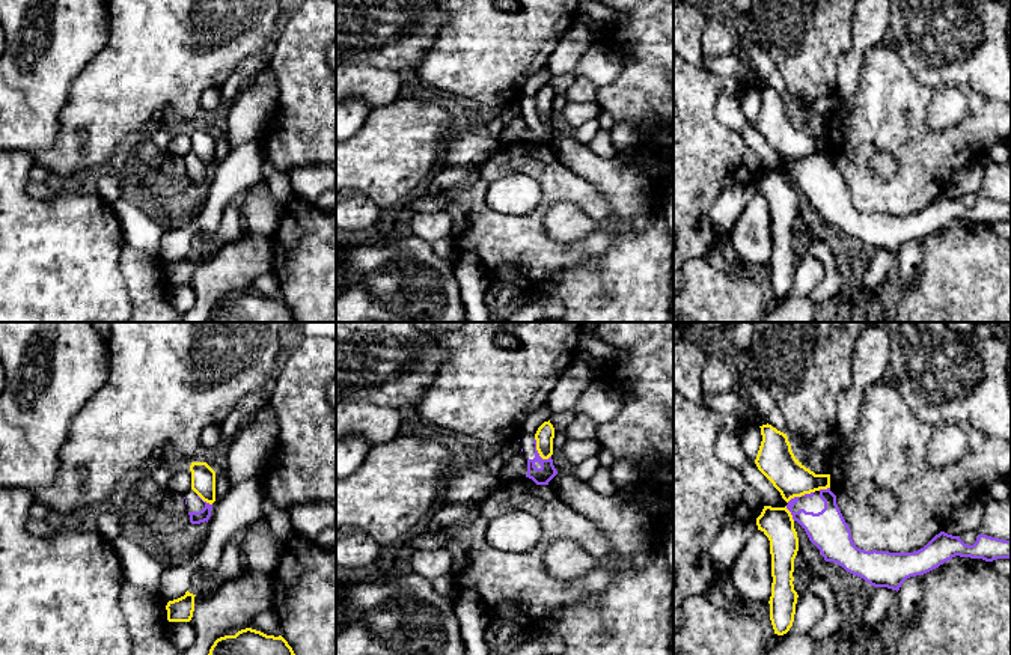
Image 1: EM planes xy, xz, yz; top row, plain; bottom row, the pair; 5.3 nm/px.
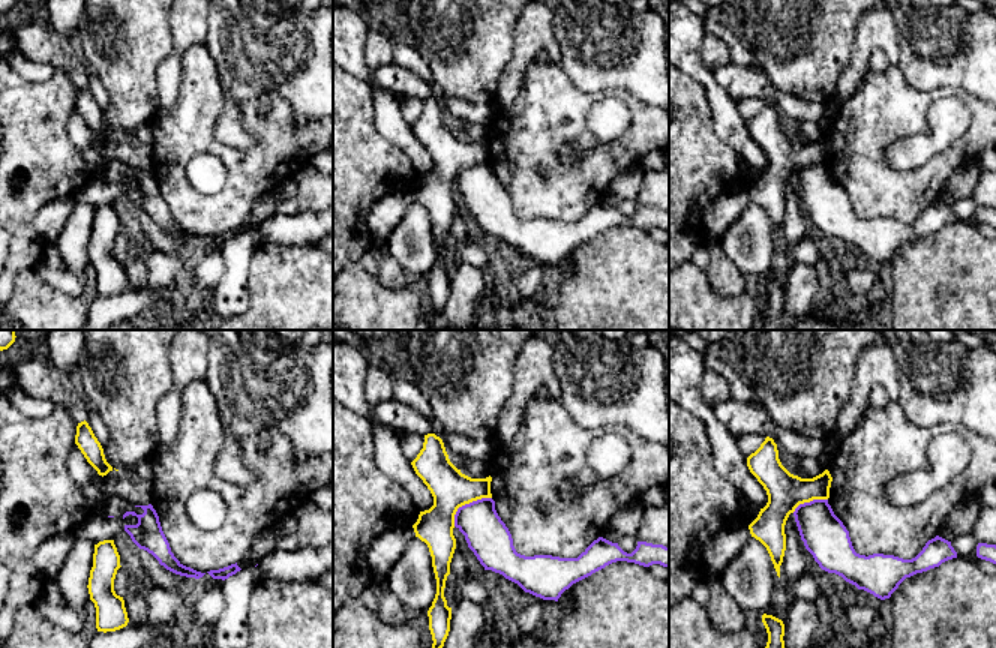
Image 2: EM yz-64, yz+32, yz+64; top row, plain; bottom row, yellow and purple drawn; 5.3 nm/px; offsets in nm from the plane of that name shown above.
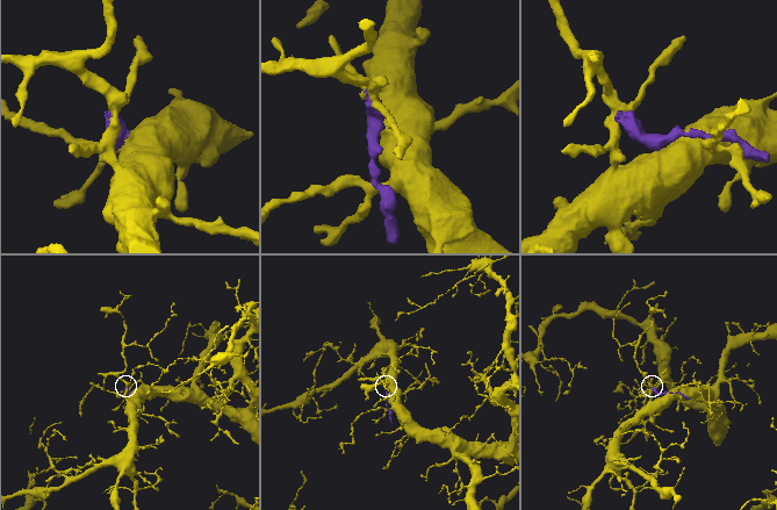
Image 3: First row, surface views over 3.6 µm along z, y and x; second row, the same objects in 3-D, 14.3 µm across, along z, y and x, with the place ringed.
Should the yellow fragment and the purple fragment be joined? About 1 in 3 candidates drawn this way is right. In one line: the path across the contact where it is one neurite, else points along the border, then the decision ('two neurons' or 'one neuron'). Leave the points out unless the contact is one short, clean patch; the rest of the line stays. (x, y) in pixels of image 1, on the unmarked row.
border xz (535, 101), (538, 116), (547, 122); two neurons

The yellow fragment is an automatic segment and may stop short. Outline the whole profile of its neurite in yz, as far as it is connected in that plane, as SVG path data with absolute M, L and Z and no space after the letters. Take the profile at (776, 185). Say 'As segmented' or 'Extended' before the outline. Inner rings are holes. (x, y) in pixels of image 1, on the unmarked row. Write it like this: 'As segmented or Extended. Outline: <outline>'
As segmented. Outline: M764 169L756 181L758 193L770 203L771 217L771 259L770 283L774 297L783 298L794 285L797 254L794 253L794 221L799 214L799 200L791 175L785 170Z

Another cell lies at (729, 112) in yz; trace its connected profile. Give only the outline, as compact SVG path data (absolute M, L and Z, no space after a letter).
M722 93L716 113L725 126L743 134L749 148L761 158L764 169L785 170L788 167L773 146L758 133L756 126L746 119L741 99Z

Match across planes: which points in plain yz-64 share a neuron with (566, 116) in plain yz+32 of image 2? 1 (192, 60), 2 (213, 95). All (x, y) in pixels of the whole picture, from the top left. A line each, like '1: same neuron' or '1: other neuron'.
1: same neuron
2: same neuron

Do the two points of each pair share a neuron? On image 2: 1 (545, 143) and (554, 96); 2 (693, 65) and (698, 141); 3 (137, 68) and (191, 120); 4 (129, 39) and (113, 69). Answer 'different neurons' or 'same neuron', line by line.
1: same neuron
2: different neurons
3: different neurons
4: same neuron

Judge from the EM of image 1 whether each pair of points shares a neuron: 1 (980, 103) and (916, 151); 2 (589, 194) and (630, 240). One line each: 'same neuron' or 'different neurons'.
1: same neuron
2: different neurons

